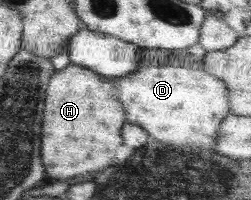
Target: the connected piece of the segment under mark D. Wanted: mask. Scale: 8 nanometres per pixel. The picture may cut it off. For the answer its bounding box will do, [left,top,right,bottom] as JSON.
[115,65,230,149]

